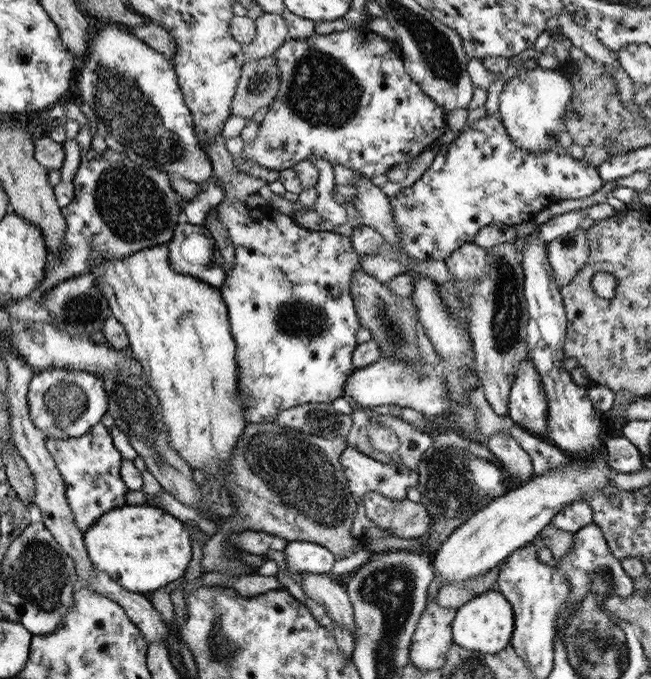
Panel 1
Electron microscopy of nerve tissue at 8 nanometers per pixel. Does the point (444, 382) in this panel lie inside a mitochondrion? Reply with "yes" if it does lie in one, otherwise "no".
no

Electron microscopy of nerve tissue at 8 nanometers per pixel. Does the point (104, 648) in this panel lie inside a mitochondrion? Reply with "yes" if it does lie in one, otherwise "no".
no

